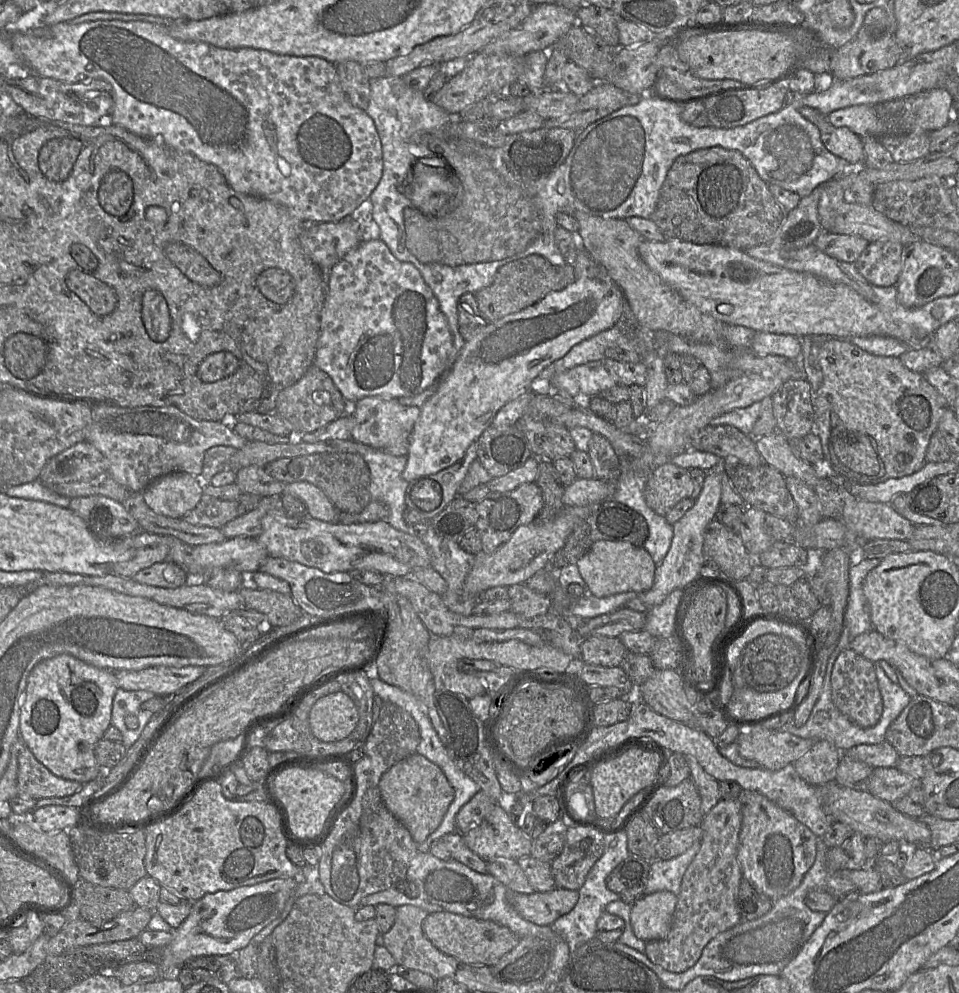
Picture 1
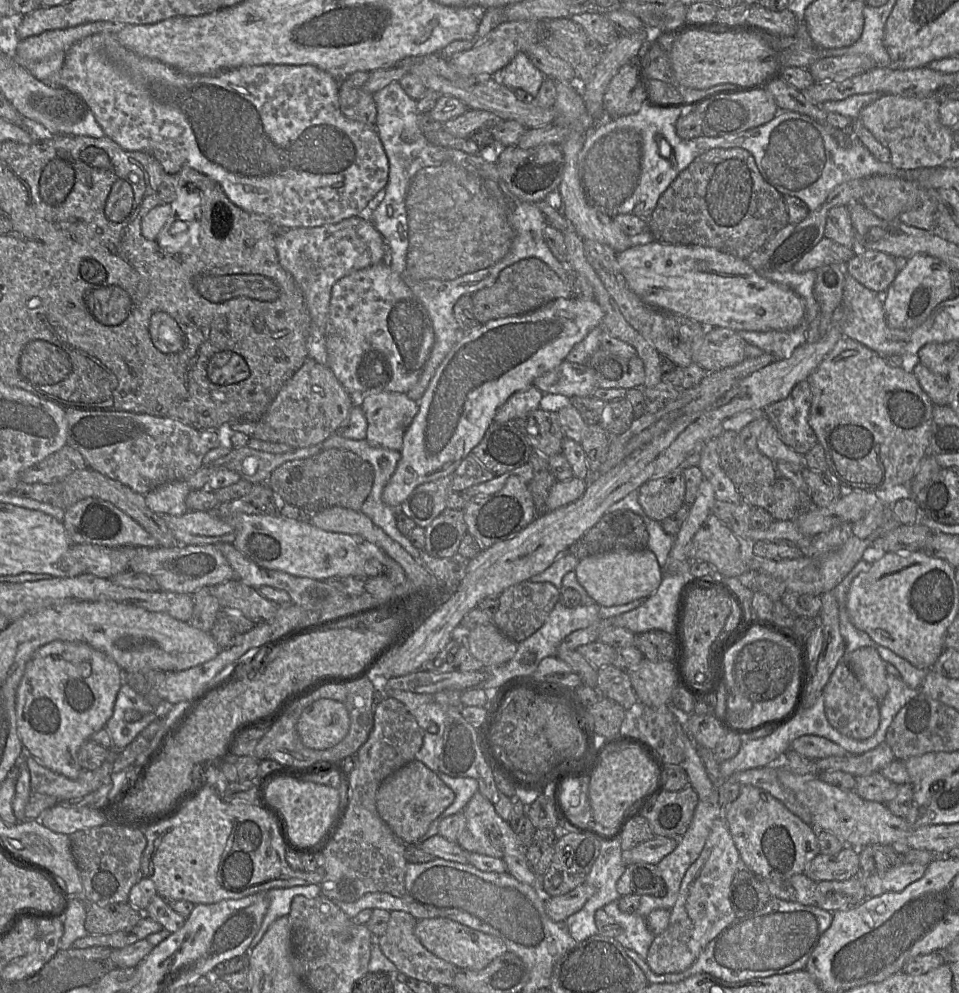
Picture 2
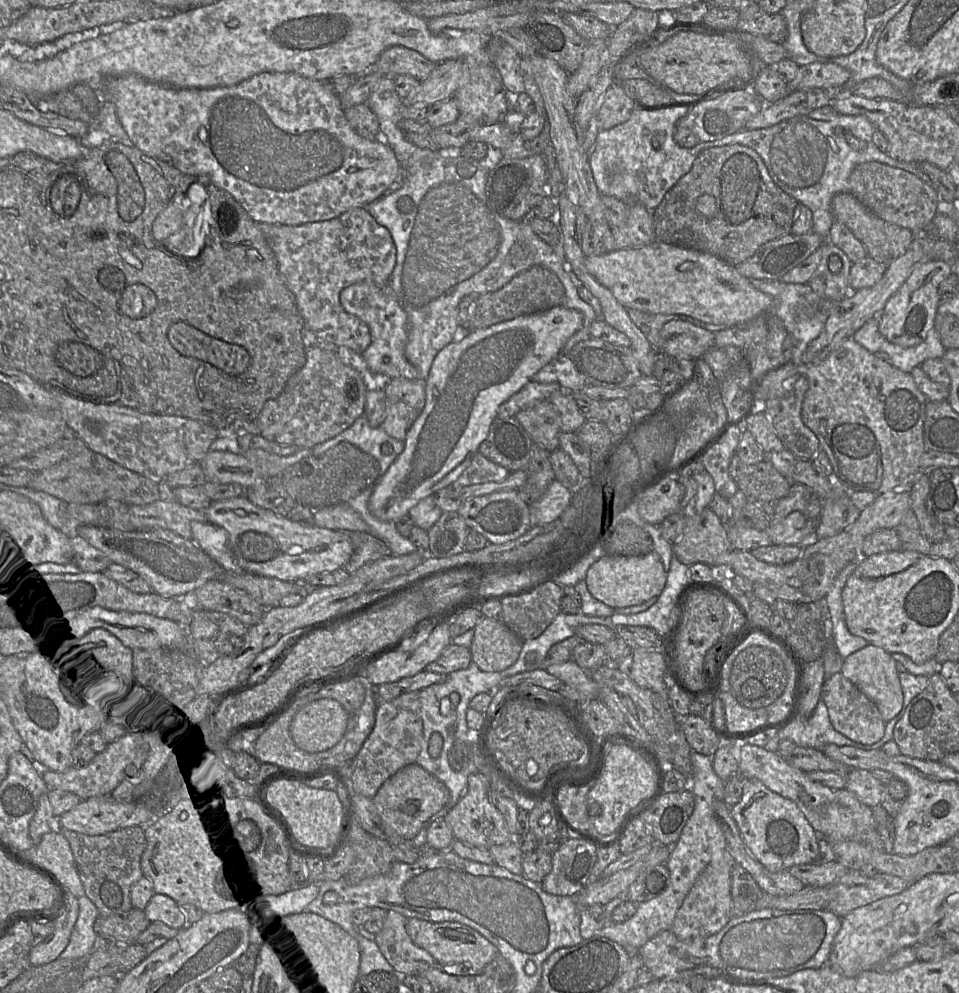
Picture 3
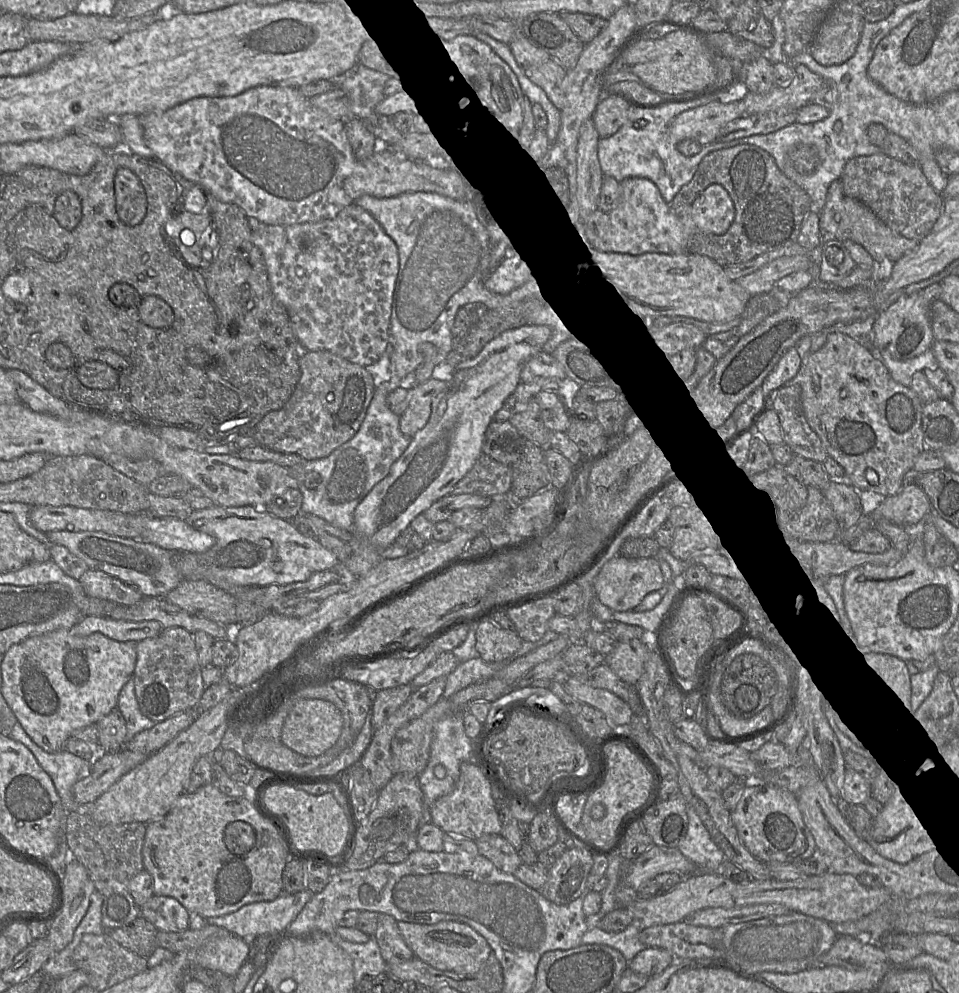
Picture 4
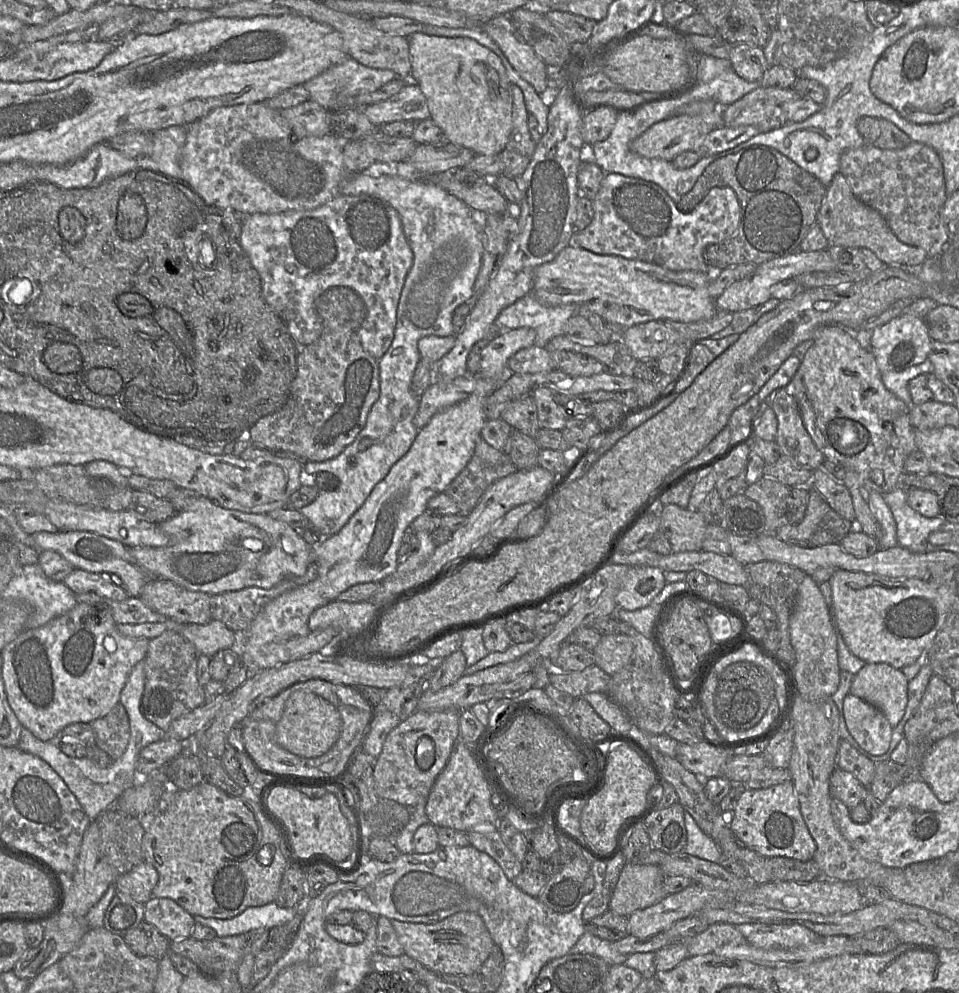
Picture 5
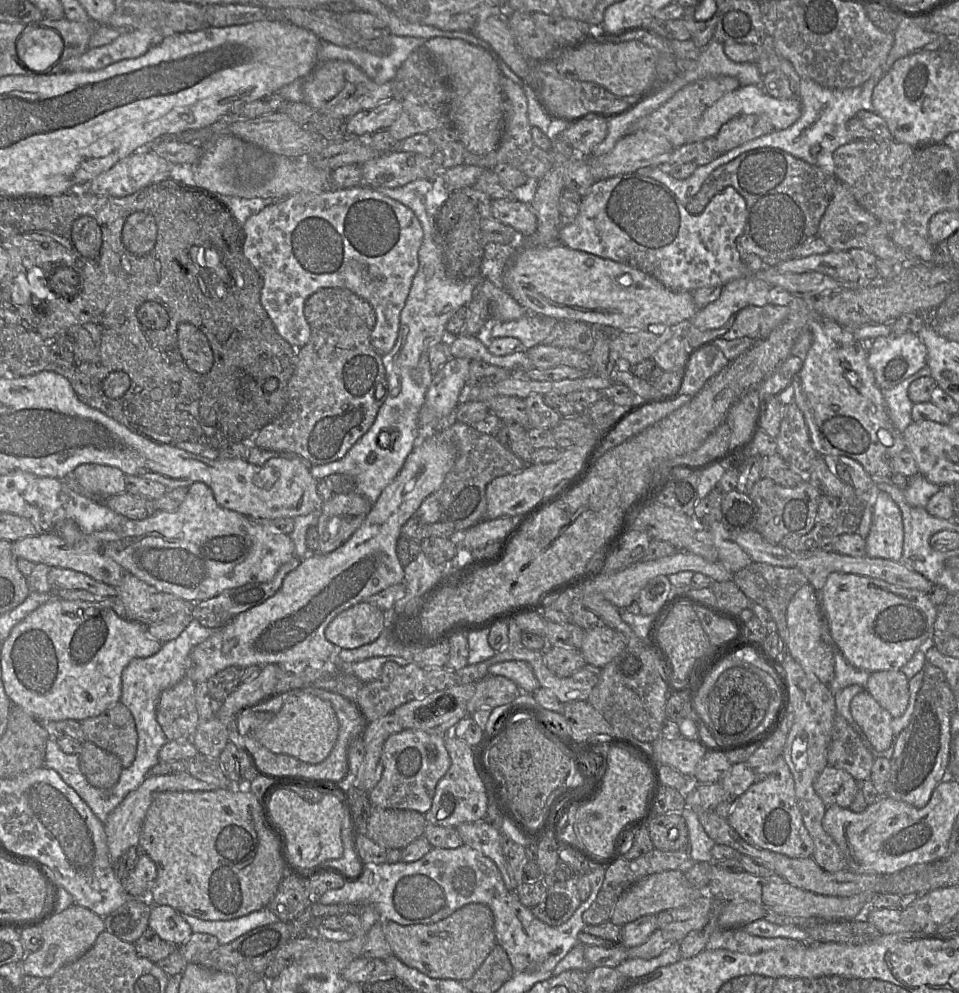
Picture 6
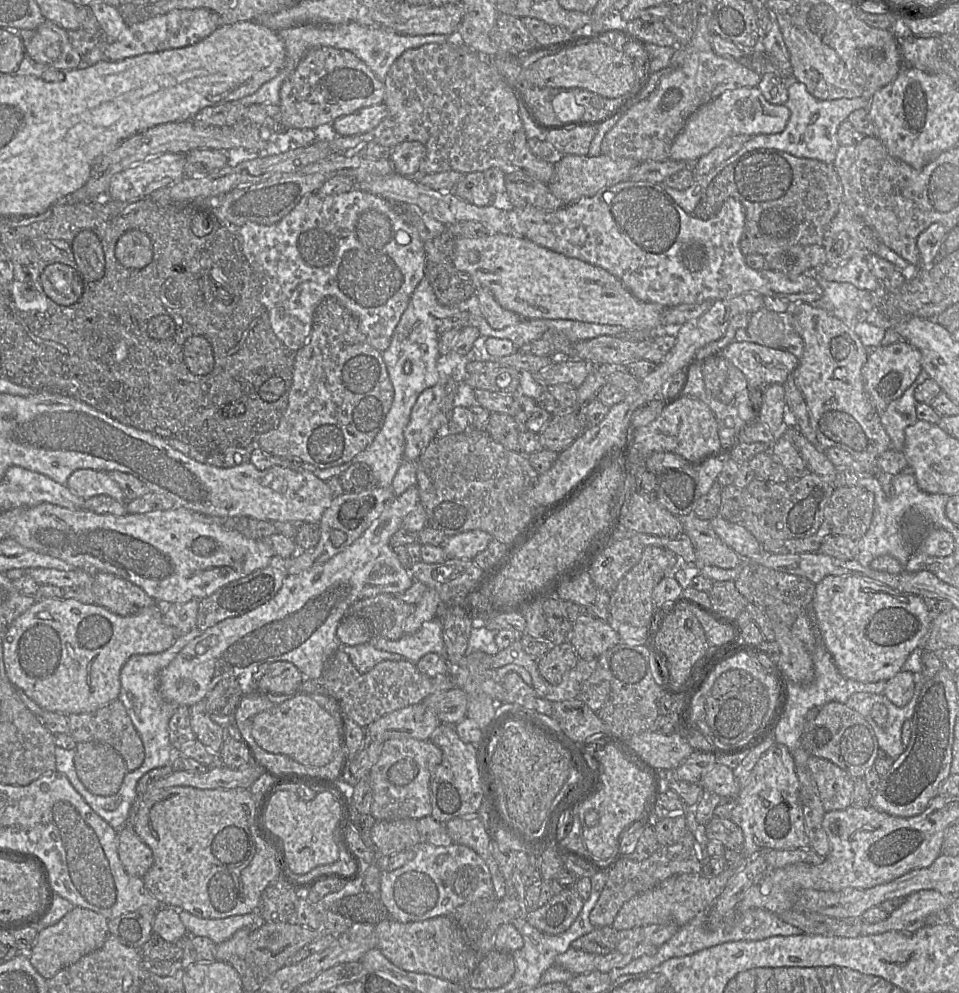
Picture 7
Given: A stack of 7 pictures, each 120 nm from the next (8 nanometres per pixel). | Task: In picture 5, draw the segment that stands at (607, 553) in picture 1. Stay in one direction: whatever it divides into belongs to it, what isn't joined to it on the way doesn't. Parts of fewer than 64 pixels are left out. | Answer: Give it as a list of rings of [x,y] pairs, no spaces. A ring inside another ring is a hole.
[[[630,566],[616,595],[617,607],[632,611],[650,605],[666,584],[663,573],[655,566]]]

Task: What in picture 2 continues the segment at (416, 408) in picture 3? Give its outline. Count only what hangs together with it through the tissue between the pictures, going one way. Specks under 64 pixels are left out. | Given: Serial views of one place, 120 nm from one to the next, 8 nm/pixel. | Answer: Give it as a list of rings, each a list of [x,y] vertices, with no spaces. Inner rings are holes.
[[[383,391],[354,398],[354,403],[360,405],[366,416],[367,442],[371,446],[400,451],[405,431],[419,411],[419,401],[410,399],[406,393]]]

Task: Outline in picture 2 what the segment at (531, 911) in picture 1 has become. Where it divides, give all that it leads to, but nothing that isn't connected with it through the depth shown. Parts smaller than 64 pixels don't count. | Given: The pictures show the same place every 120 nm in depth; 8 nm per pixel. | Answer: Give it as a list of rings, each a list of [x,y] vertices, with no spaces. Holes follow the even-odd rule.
[[[582,883],[566,894],[545,897],[545,912],[553,921],[563,922],[582,909],[595,892],[595,887]]]

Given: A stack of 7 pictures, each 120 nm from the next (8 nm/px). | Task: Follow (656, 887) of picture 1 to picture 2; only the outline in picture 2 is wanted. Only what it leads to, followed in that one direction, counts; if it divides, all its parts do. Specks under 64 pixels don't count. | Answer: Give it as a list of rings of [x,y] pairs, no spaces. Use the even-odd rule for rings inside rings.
[[[718,784],[712,794],[707,799],[699,800],[693,814],[691,823],[680,838],[676,848],[668,855],[666,855],[659,863],[656,864],[660,875],[666,884],[666,895],[662,897],[642,895],[640,897],[640,905],[636,913],[644,918],[648,916],[650,912],[656,909],[671,910],[674,906],[678,892],[681,886],[682,879],[690,867],[690,865],[696,861],[699,857],[705,842],[710,834],[714,821],[723,816],[723,806],[719,802]]]

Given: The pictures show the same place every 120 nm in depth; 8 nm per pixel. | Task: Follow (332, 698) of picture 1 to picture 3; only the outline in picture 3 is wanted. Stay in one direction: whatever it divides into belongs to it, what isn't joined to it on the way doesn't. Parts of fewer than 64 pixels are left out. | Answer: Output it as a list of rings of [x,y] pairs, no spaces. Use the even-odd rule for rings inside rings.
[[[323,698],[301,708],[290,724],[295,745],[308,753],[319,753],[335,746],[344,736],[348,713],[334,699]]]

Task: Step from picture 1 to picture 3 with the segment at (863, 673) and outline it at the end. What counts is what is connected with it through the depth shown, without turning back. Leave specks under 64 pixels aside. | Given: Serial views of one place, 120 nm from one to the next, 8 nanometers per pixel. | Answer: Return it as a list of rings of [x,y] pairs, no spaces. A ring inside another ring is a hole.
[[[841,672],[825,680],[821,689],[820,700],[827,707],[834,729],[846,738],[865,745],[872,745],[883,738],[886,722],[883,721],[877,707]]]

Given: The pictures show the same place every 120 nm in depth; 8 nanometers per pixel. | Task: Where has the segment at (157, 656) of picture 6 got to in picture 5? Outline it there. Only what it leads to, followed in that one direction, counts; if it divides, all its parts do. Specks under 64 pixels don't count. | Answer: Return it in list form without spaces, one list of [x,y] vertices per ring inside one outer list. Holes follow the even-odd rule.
[[[219,620],[207,624],[186,624],[178,632],[195,647],[197,654],[212,657],[218,651],[235,645],[236,632]],[[139,661],[132,669],[124,688],[120,693],[121,703],[129,717],[130,738],[124,754],[112,760],[108,767],[101,768],[88,757],[74,758],[63,753],[59,747],[59,738],[54,741],[42,741],[22,726],[17,747],[47,762],[63,779],[75,795],[83,810],[95,820],[103,811],[114,806],[120,795],[139,780],[136,764],[141,750],[147,745],[163,738],[163,730],[147,720],[141,712],[141,699],[145,686],[144,661]]]

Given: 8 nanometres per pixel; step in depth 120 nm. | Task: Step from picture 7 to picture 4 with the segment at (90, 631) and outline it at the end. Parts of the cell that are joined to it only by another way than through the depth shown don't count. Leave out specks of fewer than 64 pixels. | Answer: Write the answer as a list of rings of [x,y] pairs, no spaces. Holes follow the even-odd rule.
[[[69,629],[28,638],[11,646],[1,662],[1,692],[7,705],[27,735],[43,750],[54,753],[64,749],[72,733],[96,724],[117,706],[123,686],[132,678],[136,660],[135,641],[118,642],[96,632],[84,637],[73,635]]]

